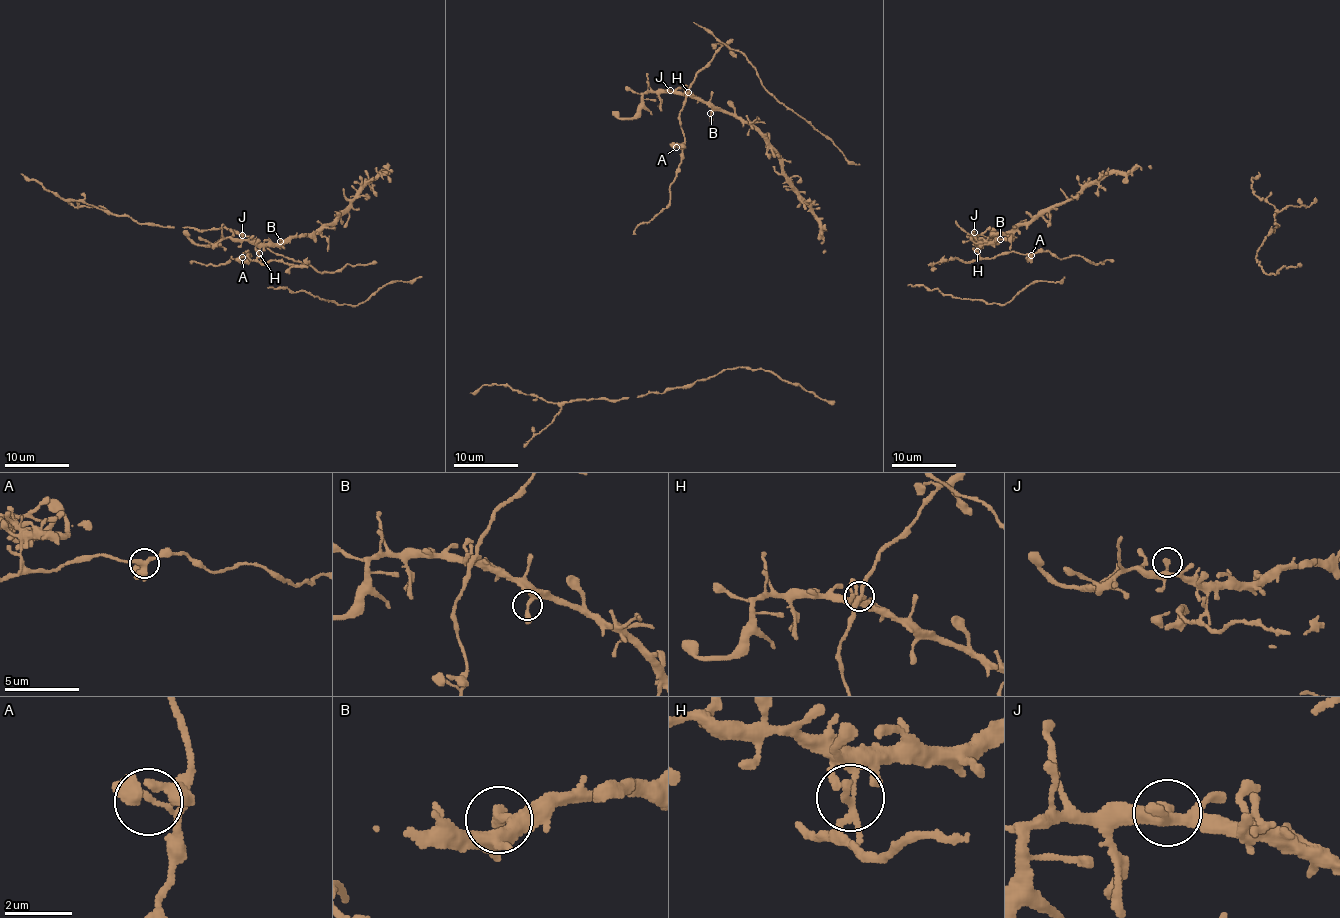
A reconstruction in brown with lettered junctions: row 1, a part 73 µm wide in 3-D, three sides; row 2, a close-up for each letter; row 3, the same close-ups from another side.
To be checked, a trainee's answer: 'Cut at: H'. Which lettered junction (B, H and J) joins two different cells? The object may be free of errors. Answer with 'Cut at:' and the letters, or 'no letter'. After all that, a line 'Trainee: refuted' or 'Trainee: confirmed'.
Cut at: H
Trainee: confirmed

